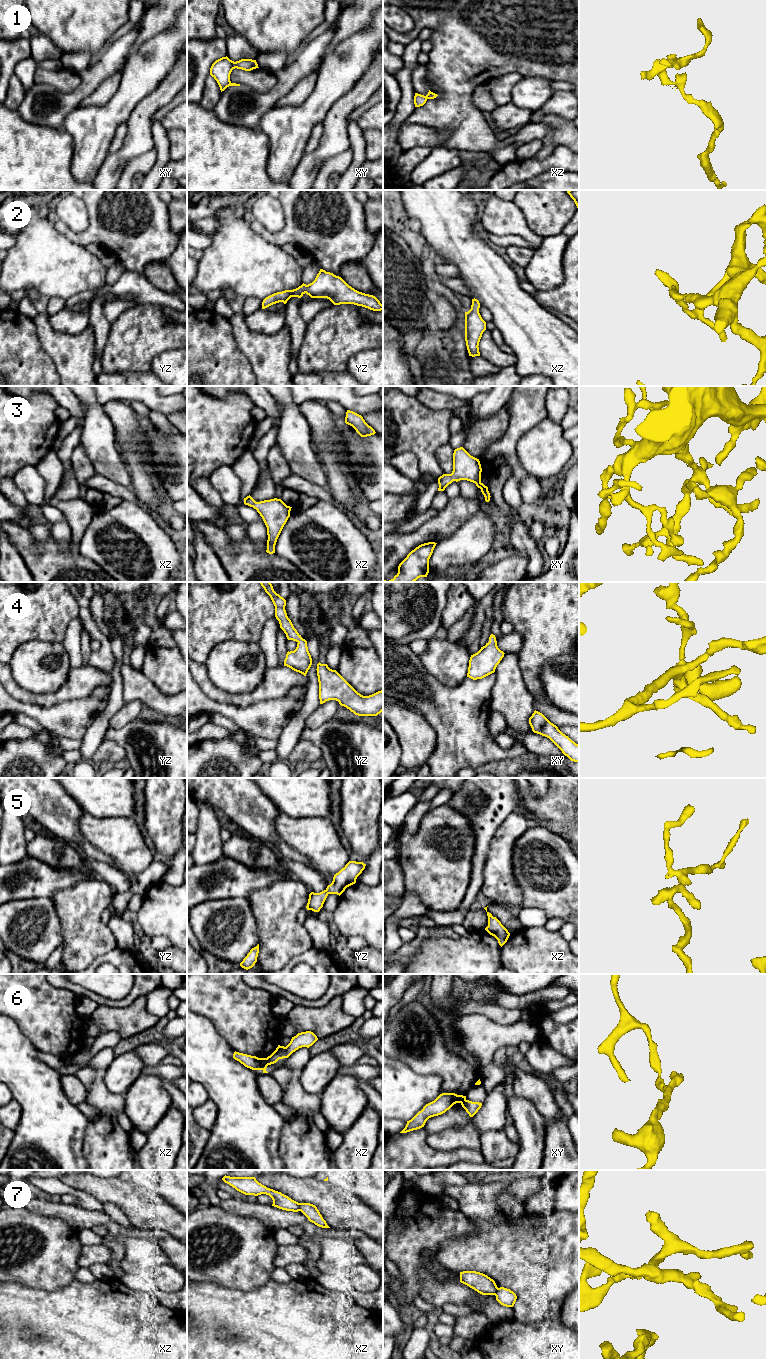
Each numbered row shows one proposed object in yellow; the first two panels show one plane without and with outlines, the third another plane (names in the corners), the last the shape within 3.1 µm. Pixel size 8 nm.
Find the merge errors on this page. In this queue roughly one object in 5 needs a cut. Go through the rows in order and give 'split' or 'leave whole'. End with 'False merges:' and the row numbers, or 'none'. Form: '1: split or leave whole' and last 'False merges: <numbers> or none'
1: split
2: leave whole
3: leave whole
4: leave whole
5: leave whole
6: split
7: split
False merges: 1, 6, 7

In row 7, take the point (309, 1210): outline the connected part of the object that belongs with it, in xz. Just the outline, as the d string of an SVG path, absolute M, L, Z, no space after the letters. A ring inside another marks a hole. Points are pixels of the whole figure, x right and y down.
M299 1203L299 1206L300 1211L310 1222L322 1228L330 1228L315 1205L310 1203Z

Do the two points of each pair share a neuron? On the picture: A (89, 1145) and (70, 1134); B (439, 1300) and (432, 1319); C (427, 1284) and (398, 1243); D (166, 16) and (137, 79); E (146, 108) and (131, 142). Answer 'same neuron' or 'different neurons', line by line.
A: different neurons
B: same neuron
C: different neurons
D: different neurons
E: same neuron

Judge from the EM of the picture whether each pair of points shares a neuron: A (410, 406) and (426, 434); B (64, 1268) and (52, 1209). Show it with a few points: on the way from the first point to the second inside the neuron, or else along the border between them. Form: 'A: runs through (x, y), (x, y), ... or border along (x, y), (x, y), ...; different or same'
A: runs through (410, 413), (410, 418), (419, 427); same
B: border along (31, 1211), (37, 1214), (56, 1216), (75, 1228); different

